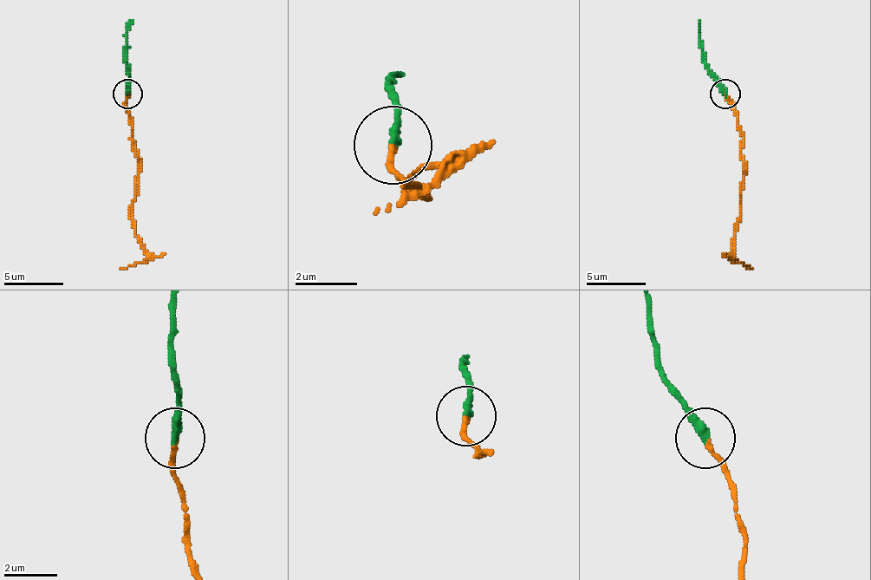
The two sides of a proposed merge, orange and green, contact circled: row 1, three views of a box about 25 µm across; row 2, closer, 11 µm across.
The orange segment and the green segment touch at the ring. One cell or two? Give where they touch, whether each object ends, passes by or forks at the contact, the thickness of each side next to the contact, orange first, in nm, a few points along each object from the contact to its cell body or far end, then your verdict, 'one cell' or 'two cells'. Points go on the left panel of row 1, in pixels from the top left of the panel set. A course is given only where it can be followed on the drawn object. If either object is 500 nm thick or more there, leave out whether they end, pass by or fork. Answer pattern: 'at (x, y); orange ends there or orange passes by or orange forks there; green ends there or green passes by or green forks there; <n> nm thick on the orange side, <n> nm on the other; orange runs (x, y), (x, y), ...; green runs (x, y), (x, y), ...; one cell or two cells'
at (127, 94); orange ends there; green ends there; 170 nm thick on the orange side, 340 nm on the other; orange runs (126, 94), (138, 189), (133, 221), (135, 236), (147, 257), (120, 269); green runs (126, 94), (126, 26), (133, 20); one cell

